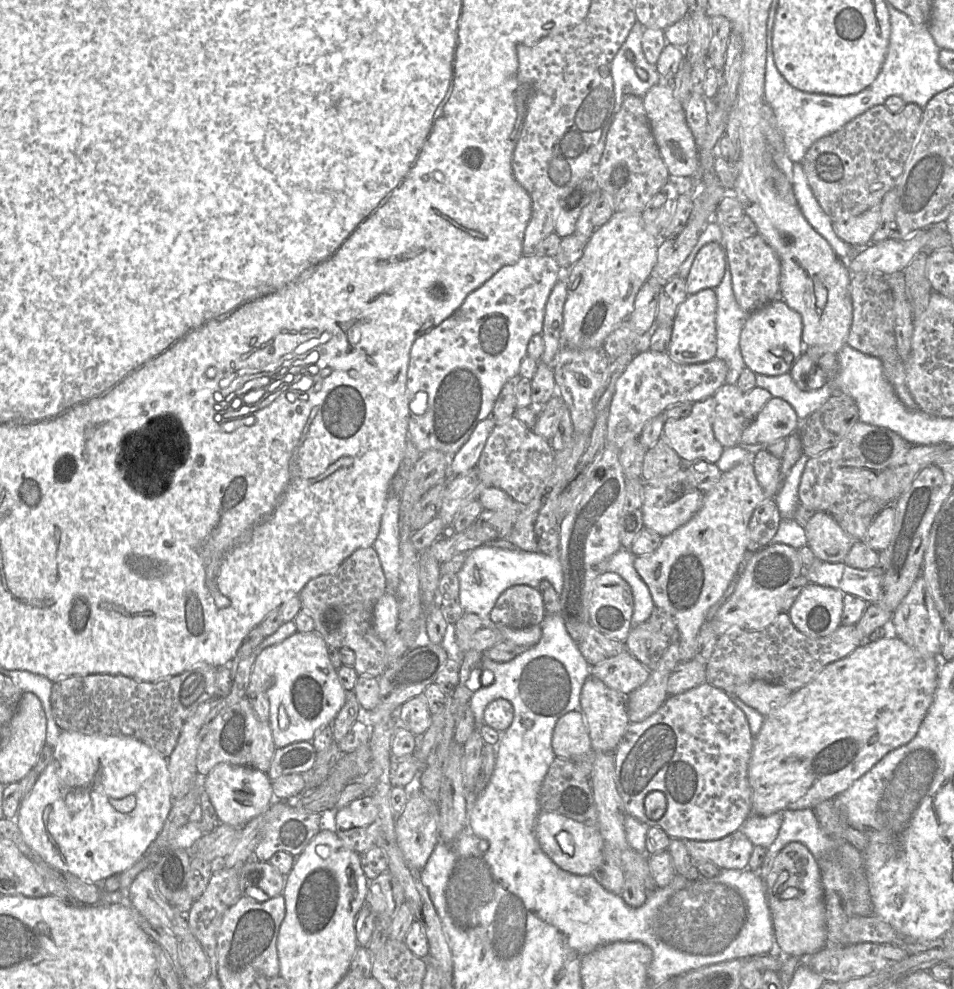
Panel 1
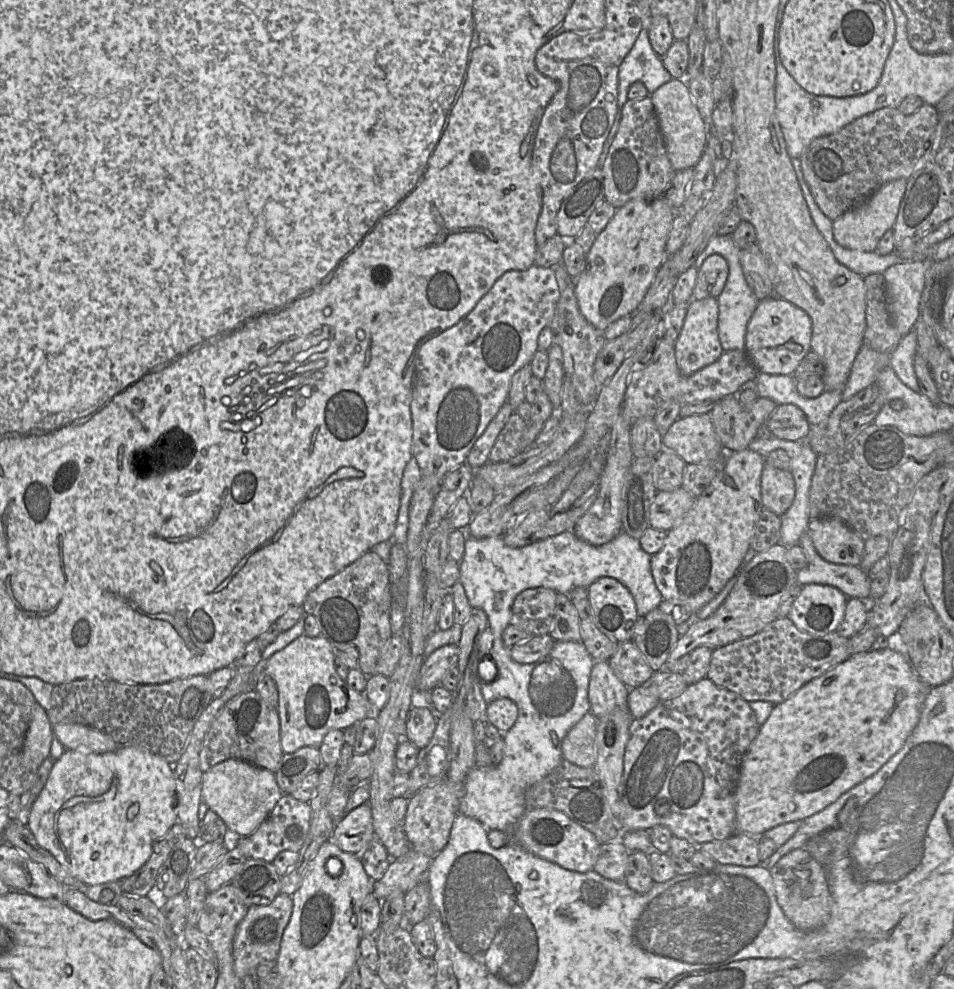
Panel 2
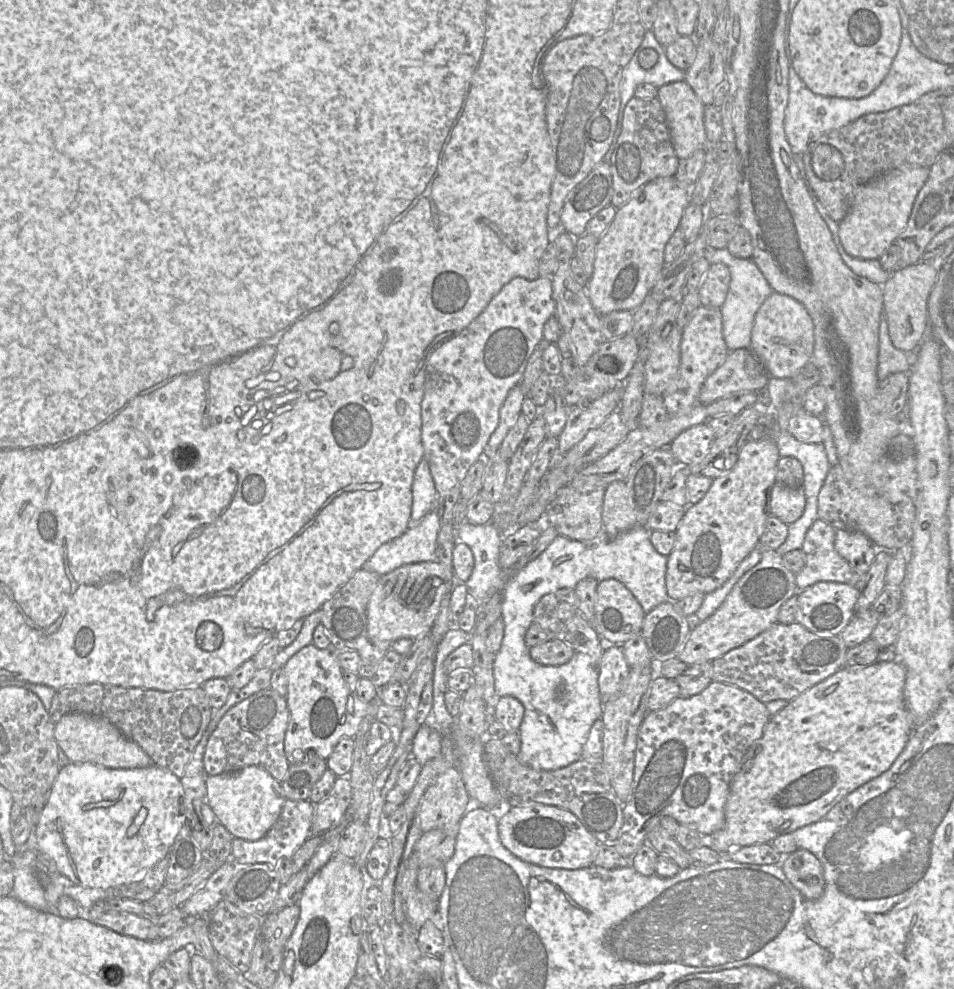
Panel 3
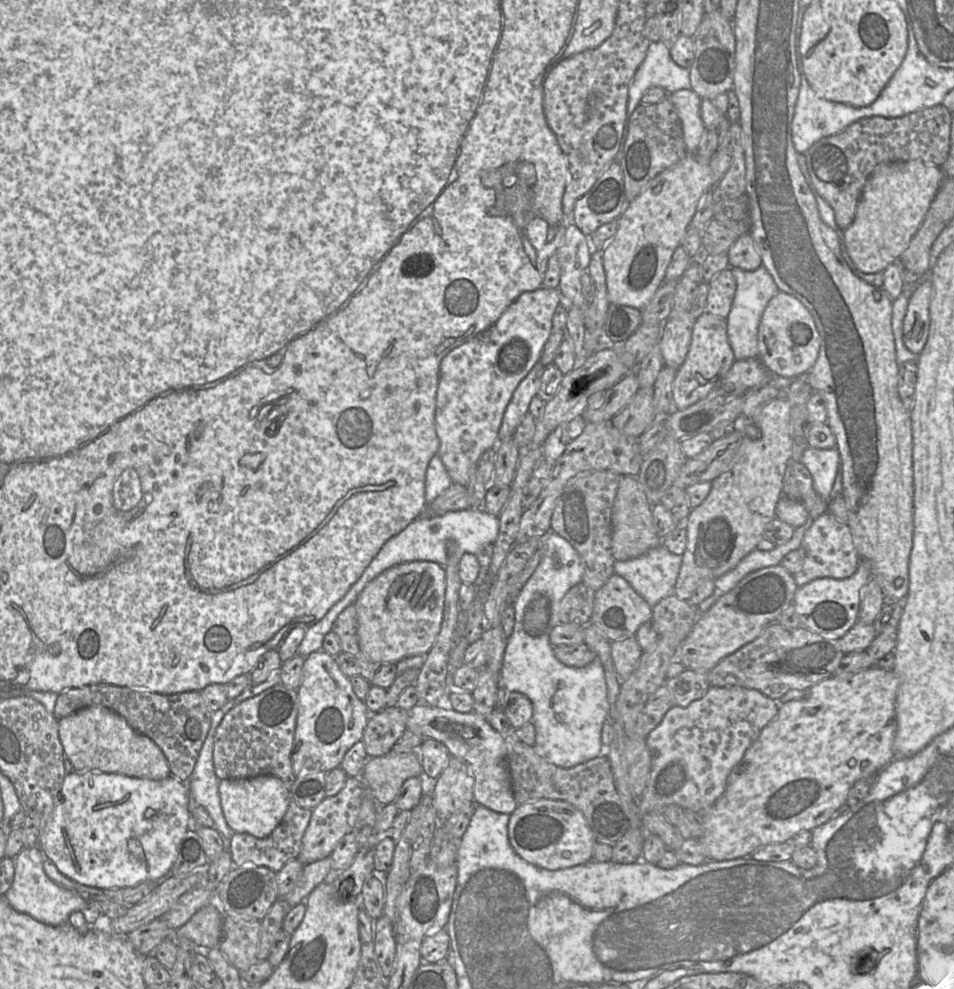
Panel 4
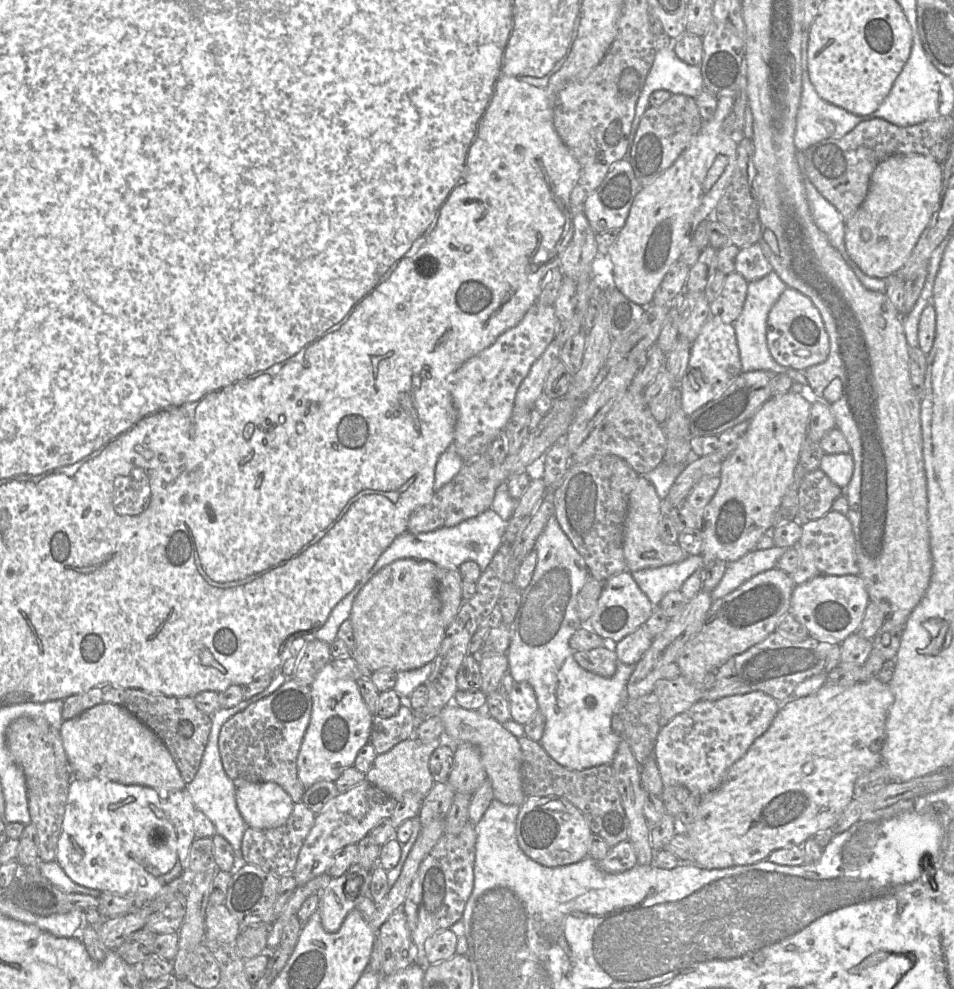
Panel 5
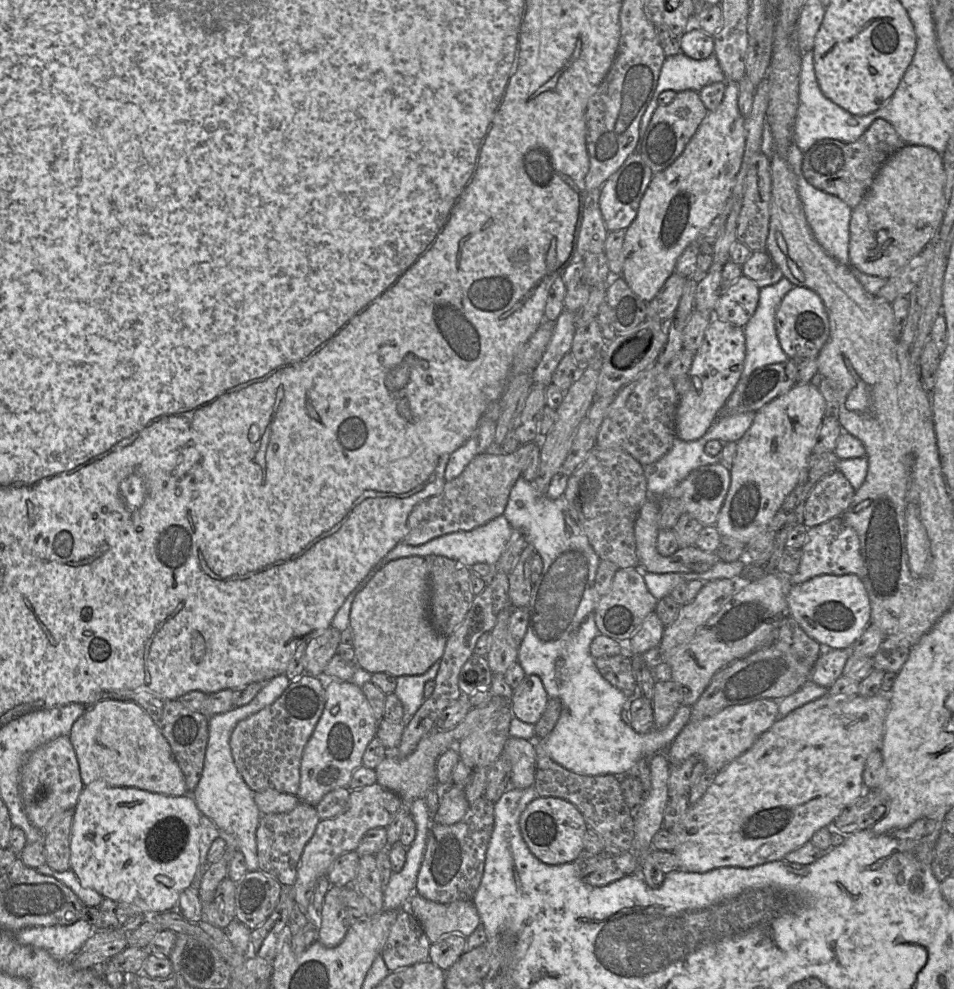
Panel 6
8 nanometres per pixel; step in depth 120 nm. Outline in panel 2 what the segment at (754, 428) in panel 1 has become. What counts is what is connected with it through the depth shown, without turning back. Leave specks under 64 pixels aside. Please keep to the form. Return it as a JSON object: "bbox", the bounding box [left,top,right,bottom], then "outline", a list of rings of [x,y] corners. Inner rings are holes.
{"bbox":[765,404,810,441],"outline":[[[791,404],[777,405],[765,425],[774,437],[788,441],[805,441],[810,432],[803,411]]]}

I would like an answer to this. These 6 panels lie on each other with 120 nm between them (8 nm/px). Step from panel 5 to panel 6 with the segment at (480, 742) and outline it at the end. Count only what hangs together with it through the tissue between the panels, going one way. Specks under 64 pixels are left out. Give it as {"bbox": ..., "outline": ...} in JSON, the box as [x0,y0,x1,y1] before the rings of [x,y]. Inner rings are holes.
{"bbox":[502,736,536,789],"outline":[[[512,736],[507,739],[502,757],[505,757],[511,766],[509,788],[525,789],[533,786],[536,770],[536,742]]]}

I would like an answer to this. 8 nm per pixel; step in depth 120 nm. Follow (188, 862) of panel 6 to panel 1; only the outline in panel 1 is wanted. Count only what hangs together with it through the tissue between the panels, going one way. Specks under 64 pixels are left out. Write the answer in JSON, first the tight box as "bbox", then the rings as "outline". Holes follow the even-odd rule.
{"bbox":[15,731,172,883],"outline":[[[62,731],[53,748],[53,756],[46,769],[38,776],[29,795],[20,803],[15,821],[29,847],[47,864],[67,871],[82,880],[97,883],[119,875],[133,866],[159,835],[172,807],[172,794],[167,759],[144,742],[130,736],[107,736]]]}

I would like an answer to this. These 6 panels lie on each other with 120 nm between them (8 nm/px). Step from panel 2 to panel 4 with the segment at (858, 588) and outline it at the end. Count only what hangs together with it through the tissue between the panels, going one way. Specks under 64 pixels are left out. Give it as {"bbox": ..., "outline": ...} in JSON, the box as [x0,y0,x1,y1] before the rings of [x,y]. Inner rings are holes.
{"bbox":[793,512,860,587],"outline":[[[829,512],[814,519],[804,534],[801,549],[803,551],[803,565],[801,570],[793,575],[798,587],[818,578],[849,578],[859,566],[860,558],[848,524],[838,520]]]}

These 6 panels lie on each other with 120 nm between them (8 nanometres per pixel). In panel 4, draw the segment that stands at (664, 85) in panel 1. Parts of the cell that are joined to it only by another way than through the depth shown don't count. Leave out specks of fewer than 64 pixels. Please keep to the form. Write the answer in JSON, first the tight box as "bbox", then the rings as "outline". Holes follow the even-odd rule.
{"bbox":[668,89,707,154],"outline":[[[681,89],[668,94],[681,120],[683,139],[688,154],[695,153],[707,136],[700,107],[702,98],[692,89]]]}

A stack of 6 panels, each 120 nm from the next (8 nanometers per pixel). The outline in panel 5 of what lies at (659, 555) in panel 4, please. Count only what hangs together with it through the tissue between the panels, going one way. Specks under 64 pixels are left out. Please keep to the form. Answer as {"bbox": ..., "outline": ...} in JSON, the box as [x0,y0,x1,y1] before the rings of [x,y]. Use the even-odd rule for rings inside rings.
{"bbox":[631,554,703,606],"outline":[[[698,554],[689,555],[678,563],[642,569],[631,573],[640,589],[655,606],[658,606],[668,592],[680,590],[689,576],[703,568],[703,558],[701,554]]]}

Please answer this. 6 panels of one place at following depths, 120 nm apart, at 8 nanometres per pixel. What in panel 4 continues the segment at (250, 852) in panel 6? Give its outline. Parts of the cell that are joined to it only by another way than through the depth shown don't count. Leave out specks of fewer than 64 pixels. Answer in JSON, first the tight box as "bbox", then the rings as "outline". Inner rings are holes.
{"bbox":[185,673,281,850],"outline":[[[273,673],[265,681],[259,684],[250,684],[244,689],[244,691],[240,695],[238,695],[236,698],[229,699],[220,709],[212,713],[211,726],[208,735],[204,741],[204,744],[201,748],[194,771],[190,776],[189,780],[185,782],[188,788],[189,800],[190,798],[192,798],[198,805],[202,806],[207,810],[207,812],[214,821],[214,828],[221,834],[225,841],[225,849],[228,850],[230,849],[230,840],[232,839],[235,832],[227,824],[221,807],[221,801],[219,796],[220,779],[217,777],[215,773],[213,762],[214,737],[216,734],[216,730],[224,716],[235,706],[240,704],[242,701],[257,696],[258,694],[264,692],[265,690],[280,683],[281,681],[279,673]]]}

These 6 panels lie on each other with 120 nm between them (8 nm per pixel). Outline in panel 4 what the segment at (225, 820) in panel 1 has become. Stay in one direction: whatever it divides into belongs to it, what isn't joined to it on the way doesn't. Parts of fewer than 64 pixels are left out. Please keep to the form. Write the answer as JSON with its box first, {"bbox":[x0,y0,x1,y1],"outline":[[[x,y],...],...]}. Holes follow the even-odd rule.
{"bbox":[219,775,291,838],"outline":[[[261,775],[246,779],[223,779],[219,783],[222,811],[235,833],[247,833],[256,838],[269,836],[279,825],[291,802],[290,792],[280,778]]]}

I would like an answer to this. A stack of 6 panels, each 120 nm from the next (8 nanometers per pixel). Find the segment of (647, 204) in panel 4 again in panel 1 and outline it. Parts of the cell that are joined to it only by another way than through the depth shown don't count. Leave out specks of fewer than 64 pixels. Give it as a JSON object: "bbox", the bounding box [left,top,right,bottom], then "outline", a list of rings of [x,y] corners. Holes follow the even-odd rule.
{"bbox":[563,212,661,349],"outline":[[[641,212],[614,213],[608,222],[594,230],[582,257],[568,271],[567,296],[563,306],[563,345],[578,349],[602,346],[610,332],[628,318],[639,289],[652,275],[660,240],[661,235],[649,232]]]}

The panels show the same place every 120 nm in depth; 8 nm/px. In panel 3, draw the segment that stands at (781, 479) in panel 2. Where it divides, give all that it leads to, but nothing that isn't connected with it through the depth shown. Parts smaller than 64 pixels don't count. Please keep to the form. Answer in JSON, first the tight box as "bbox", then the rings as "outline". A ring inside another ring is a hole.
{"bbox":[769,482,806,524],"outline":[[[779,482],[772,486],[769,495],[770,514],[785,524],[798,520],[804,512],[805,505],[806,498],[802,487],[792,488]]]}

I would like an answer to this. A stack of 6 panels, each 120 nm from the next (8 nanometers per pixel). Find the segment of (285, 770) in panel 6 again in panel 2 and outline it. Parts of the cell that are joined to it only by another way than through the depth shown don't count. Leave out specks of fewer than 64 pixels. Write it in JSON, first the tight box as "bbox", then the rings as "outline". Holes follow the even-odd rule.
{"bbox":[199,691,284,774],"outline":[[[251,691],[232,699],[214,720],[204,737],[199,754],[199,763],[202,772],[205,773],[220,762],[228,759],[238,759],[275,774],[281,766],[283,755],[284,752],[282,751],[280,741],[280,719],[278,711],[274,707],[269,706],[257,692]]]}

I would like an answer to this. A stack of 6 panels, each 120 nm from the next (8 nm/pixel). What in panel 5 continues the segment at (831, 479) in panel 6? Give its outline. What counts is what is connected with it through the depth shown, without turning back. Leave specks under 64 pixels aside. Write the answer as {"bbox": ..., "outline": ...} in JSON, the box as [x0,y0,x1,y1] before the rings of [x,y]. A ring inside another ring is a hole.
{"bbox":[797,469,843,525],"outline":[[[820,469],[809,472],[798,489],[797,521],[802,525],[821,518],[832,510],[833,502],[843,493]]]}

